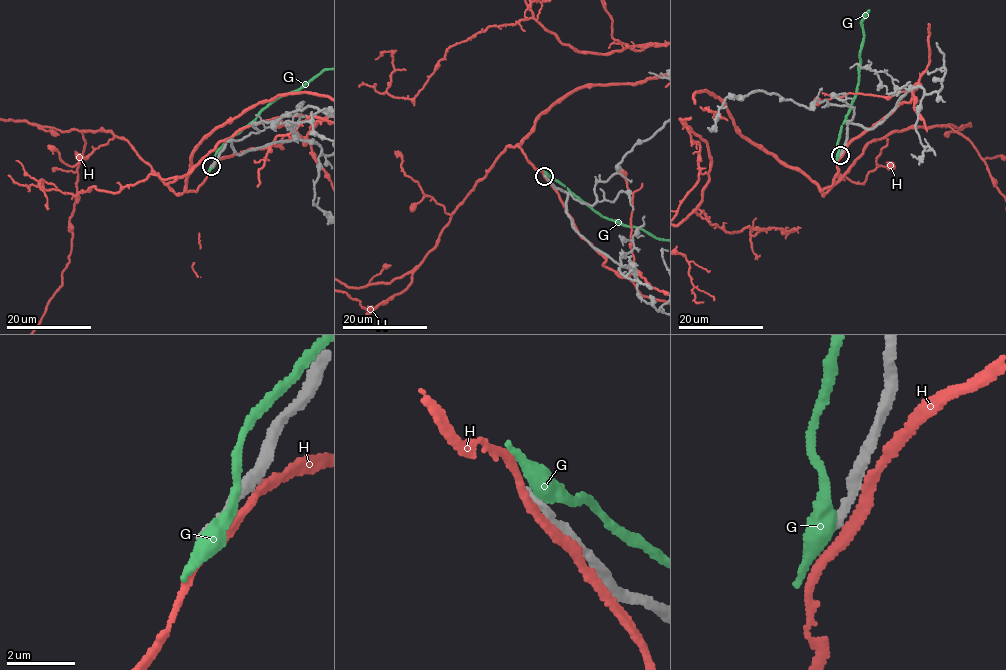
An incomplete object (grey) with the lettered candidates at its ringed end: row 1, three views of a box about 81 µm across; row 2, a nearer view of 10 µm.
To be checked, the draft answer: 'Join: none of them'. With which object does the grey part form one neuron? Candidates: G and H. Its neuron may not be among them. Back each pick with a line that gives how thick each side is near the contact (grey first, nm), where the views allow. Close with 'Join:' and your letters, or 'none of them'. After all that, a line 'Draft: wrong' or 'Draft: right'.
Join: none of them
Draft: right

